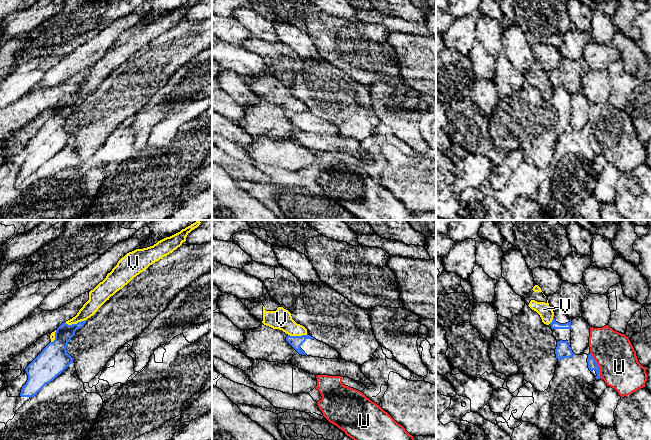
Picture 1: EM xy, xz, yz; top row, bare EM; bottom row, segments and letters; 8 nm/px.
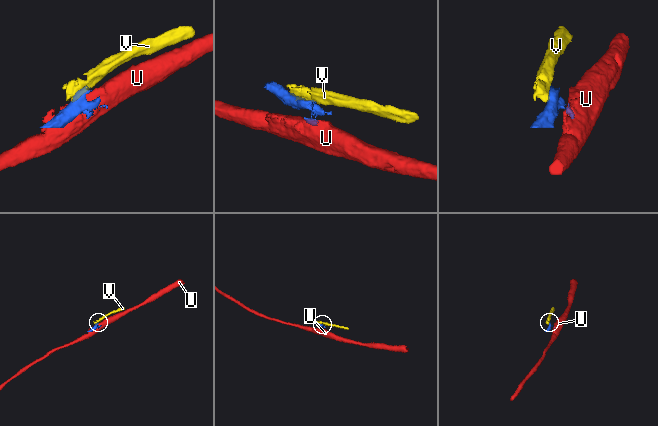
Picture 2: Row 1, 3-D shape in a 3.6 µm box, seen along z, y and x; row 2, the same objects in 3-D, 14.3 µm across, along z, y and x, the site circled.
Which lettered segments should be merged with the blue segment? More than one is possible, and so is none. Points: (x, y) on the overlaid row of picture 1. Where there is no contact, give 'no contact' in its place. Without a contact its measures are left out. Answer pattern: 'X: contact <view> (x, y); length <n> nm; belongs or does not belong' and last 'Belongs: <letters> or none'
U: contact yz (597, 365); length 220 nm; does not belong
V: contact xy (75, 324); length 170 nm; does not belong
Belongs: none

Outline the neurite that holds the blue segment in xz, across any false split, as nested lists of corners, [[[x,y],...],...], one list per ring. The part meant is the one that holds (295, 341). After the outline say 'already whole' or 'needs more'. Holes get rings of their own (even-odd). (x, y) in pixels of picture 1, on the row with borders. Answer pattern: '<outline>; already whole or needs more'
[[[310,335],[302,336],[290,336],[286,337],[286,341],[299,353],[306,356],[319,357],[325,359],[338,359],[340,358],[339,353],[320,342]]]; needs more

